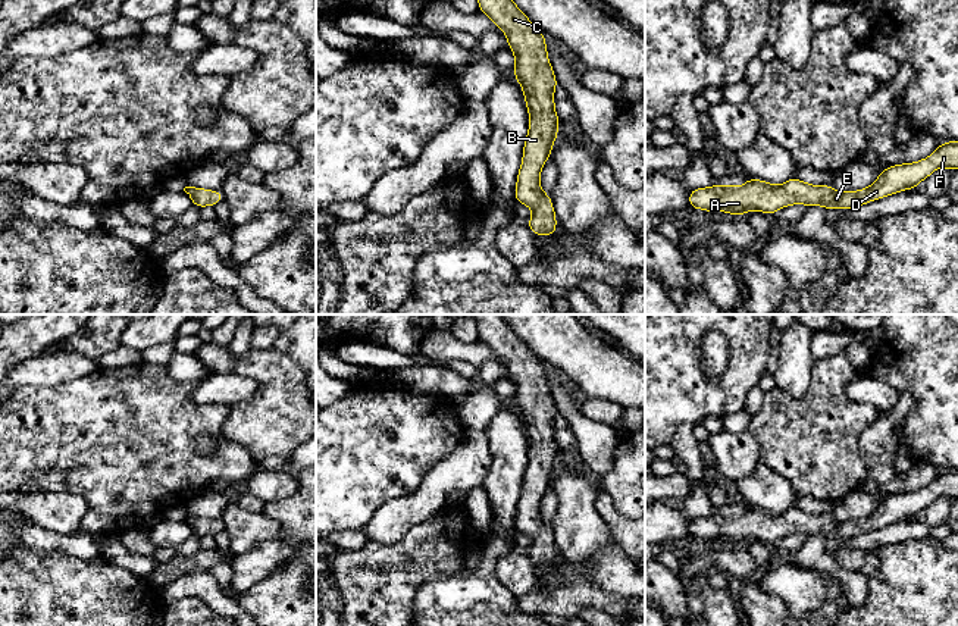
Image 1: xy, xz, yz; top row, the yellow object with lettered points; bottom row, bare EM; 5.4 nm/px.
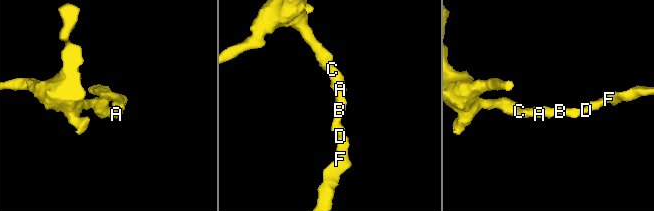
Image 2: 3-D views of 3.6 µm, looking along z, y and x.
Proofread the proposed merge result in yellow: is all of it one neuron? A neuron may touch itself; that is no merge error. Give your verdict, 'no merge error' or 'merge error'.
no merge error

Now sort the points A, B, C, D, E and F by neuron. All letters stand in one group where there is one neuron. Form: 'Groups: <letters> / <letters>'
Groups: A B C D E F

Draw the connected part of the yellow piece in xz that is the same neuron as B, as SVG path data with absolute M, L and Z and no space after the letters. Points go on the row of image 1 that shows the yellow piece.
M478 0L479 12L494 21L505 34L505 40L516 57L514 78L523 88L523 97L529 110L529 132L523 145L523 159L517 173L514 190L516 203L529 206L533 213L527 226L533 235L555 237L557 217L551 195L547 195L539 184L539 173L551 156L554 141L560 128L560 118L555 113L554 90L558 85L551 68L545 35L529 21L513 0Z

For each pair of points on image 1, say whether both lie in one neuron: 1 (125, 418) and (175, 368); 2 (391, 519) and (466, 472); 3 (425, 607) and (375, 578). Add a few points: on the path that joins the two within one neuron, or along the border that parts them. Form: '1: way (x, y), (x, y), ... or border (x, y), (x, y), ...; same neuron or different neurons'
1: border (165, 366), (179, 381), (200, 382); different neurons
2: way (410, 512), (447, 476); same neuron
3: border (438, 576), (426, 581), (419, 588), (413, 610); different neurons

